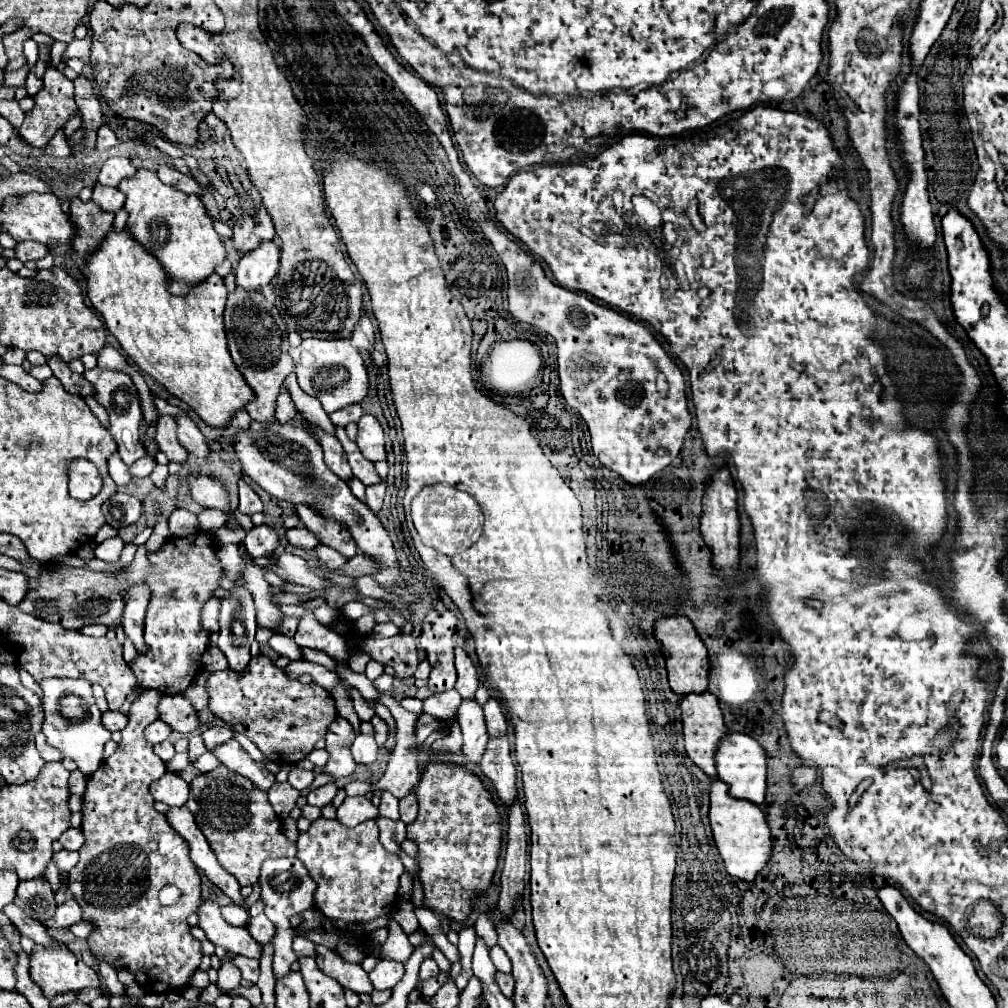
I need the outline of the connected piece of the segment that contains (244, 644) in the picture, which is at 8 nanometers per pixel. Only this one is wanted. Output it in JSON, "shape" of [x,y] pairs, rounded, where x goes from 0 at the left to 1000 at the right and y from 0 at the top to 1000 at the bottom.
{"shape":[[[242,573],[234,575],[234,583],[218,595],[218,631],[216,643],[226,653],[232,667],[242,667],[248,657],[248,639],[254,627],[254,605],[250,589]]]}

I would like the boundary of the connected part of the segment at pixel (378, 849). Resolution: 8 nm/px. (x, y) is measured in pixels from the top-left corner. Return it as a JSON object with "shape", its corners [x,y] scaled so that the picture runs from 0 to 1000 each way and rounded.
{"shape":[[[315,812],[304,827],[298,827],[296,853],[306,861],[315,877],[313,901],[323,911],[339,911],[343,915],[367,915],[381,909],[395,889],[401,857],[393,847],[387,847],[375,833],[375,817],[365,813],[345,821],[335,813]]]}

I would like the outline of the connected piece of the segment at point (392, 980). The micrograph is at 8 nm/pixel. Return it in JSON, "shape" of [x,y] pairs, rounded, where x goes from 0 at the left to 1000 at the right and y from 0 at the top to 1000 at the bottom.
{"shape":[[[377,952],[365,968],[371,982],[387,982],[393,978],[393,974],[397,974],[397,968],[401,968],[401,958],[399,954]]]}

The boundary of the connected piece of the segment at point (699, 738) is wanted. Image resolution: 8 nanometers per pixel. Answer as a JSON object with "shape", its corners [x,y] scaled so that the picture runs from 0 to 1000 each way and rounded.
{"shape":[[[704,687],[698,688],[683,688],[677,692],[675,698],[677,704],[677,716],[679,716],[679,738],[681,738],[681,748],[685,750],[685,754],[702,768],[702,772],[710,774],[710,740],[712,736],[722,728],[722,722],[718,718],[718,710],[716,704],[712,700],[710,690],[706,690]]]}

